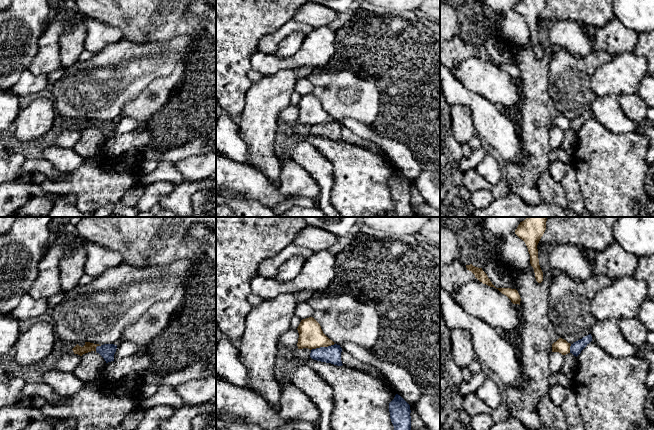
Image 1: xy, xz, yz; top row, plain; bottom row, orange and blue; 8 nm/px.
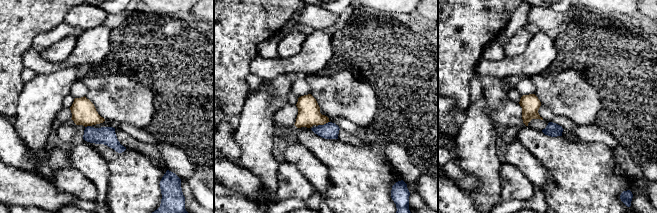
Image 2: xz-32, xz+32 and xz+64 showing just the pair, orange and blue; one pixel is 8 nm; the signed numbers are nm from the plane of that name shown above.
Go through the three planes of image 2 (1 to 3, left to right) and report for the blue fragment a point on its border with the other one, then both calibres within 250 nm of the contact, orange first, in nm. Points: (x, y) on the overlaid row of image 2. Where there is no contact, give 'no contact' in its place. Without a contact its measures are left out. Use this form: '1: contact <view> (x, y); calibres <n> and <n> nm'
1: contact xz-32 (87, 125); calibres 190 and 140 nm
2: contact xz+32 (323, 124); calibres 180 and 130 nm
3: no contact

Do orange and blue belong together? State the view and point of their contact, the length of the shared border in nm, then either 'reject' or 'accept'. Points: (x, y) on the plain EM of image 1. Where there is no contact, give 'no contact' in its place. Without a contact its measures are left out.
meets orange in xz at (322, 122); contact 200 nm long; reject

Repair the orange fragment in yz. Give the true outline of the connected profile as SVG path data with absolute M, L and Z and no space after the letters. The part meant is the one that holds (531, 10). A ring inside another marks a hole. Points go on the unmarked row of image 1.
M519 0L515 10L522 15L530 30L530 40L534 45L538 59L543 57L543 48L539 41L537 21L546 6L546 0Z

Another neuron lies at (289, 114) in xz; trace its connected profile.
M289 104L279 114L279 120L286 122L288 125L293 124L298 119L299 109L297 105Z

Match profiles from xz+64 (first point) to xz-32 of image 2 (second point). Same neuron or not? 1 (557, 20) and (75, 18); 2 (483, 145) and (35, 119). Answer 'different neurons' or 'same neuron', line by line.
1: same neuron
2: same neuron

